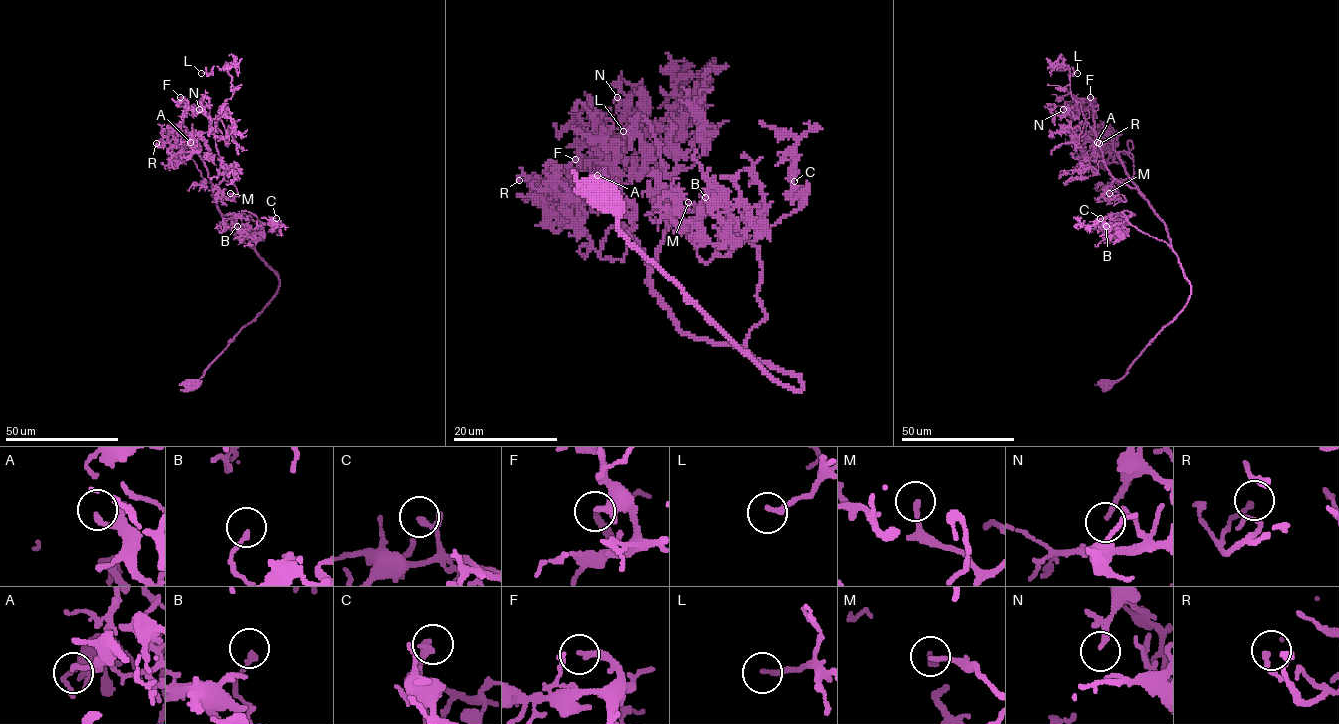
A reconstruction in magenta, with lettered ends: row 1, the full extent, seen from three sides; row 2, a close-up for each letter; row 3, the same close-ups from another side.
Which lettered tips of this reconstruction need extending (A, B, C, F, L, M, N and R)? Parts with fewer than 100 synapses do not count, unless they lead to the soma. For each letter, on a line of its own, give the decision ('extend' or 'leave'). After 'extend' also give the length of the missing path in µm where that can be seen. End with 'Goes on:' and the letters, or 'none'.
A: leave
B: leave
C: leave
F: extend | 20 µm
L: extend | 30 µm
M: extend | 20 µm
N: leave
R: leave
Goes on: F, L, M

